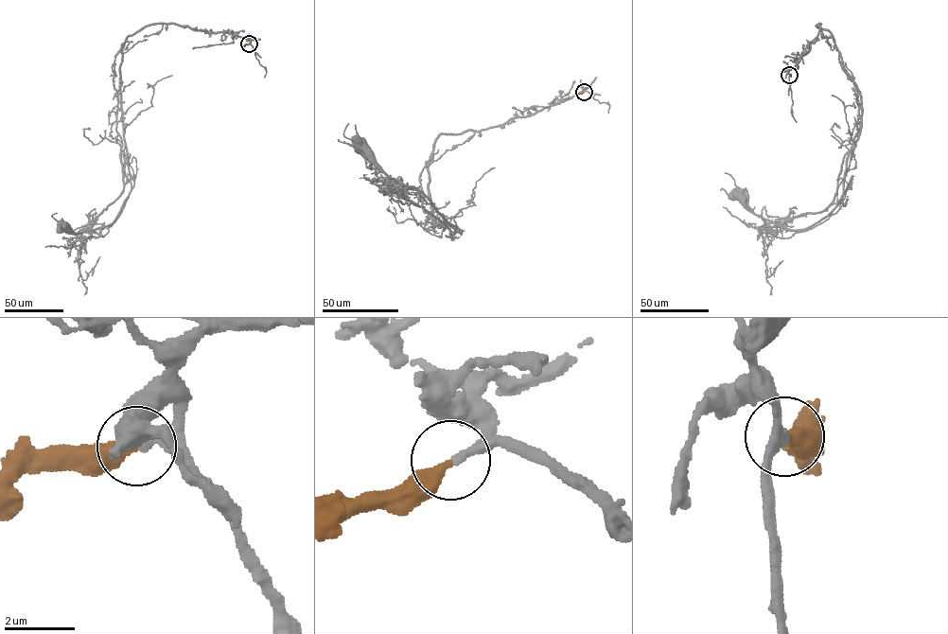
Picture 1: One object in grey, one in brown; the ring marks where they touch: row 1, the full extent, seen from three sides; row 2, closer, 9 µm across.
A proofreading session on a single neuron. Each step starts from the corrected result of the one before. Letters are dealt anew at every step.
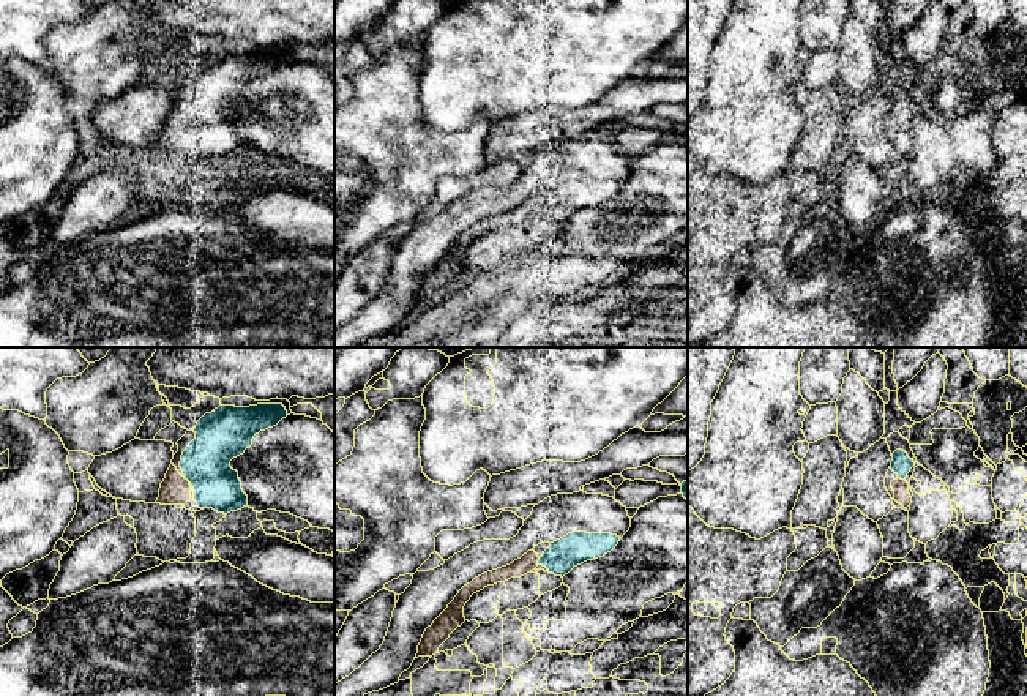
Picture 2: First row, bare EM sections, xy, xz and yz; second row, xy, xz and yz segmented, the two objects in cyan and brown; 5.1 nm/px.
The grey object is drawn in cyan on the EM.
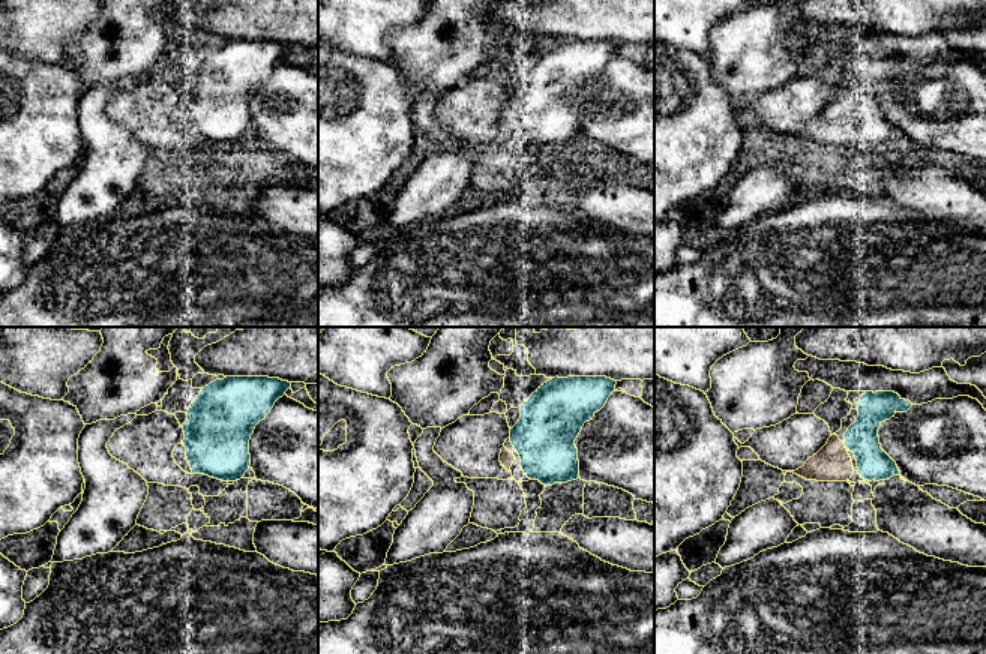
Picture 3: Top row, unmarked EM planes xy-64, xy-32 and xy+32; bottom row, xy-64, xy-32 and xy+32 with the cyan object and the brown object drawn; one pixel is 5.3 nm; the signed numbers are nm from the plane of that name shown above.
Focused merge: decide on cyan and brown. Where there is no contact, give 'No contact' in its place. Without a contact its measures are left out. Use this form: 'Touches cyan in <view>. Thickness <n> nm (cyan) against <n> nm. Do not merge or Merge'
Touches cyan in xz. Thickness 170 nm (cyan) against 90 nm. Merge

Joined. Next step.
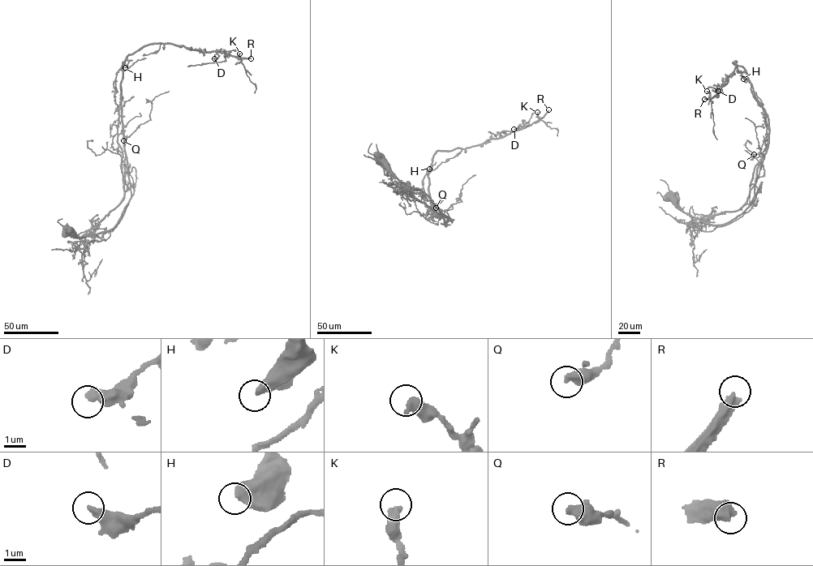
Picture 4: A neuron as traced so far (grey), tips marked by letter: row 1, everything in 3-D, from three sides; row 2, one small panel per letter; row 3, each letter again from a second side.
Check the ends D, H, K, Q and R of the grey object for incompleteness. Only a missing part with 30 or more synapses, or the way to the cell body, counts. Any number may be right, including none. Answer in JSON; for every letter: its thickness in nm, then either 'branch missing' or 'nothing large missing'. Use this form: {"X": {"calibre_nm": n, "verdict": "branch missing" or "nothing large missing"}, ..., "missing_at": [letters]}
{"D": {"calibre_nm": 460, "verdict": "nothing large missing"}, "H": {"calibre_nm": 500, "verdict": "nothing large missing"}, "K": {"calibre_nm": 480, "verdict": "nothing large missing"}, "Q": {"calibre_nm": 460, "verdict": "nothing large missing"}, "R": {"calibre_nm": 550, "verdict": "branch missing"}, "missing_at": ["R"]}

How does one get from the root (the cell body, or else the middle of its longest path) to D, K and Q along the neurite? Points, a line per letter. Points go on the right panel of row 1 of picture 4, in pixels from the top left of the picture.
D: (673, 195), (678, 209), (703, 221), (739, 208), (757, 179), (768, 142), (767, 115), (736, 62), (718, 91)
K: (673, 195), (700, 221), (733, 212), (767, 148), (768, 116), (746, 69), (733, 62), (718, 93), (707, 91)
Q: (673, 195), (678, 209), (700, 221), (733, 212), (746, 202), (759, 173), (764, 156), (754, 154)

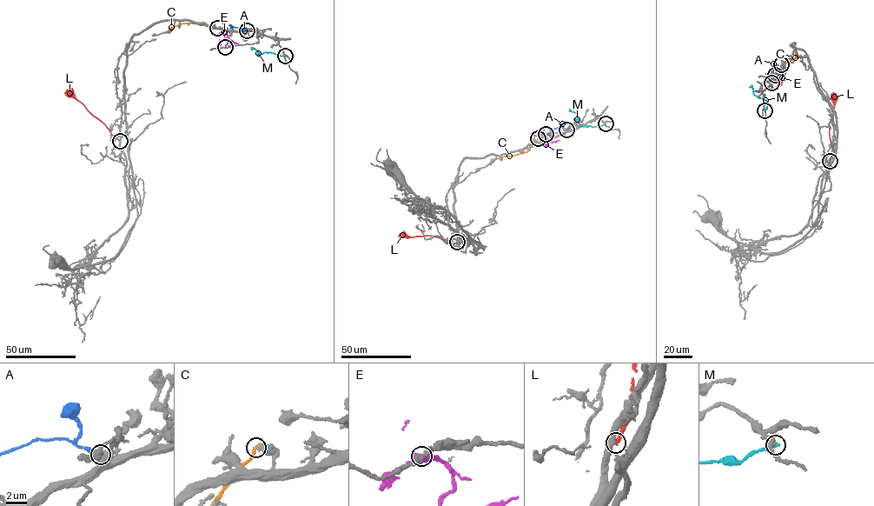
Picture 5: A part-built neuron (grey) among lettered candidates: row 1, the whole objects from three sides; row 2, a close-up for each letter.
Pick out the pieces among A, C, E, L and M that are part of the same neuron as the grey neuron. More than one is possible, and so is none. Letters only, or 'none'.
none

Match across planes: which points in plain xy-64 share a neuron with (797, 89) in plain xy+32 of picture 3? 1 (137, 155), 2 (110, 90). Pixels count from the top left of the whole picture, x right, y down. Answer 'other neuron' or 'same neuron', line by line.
1: other neuron
2: other neuron

